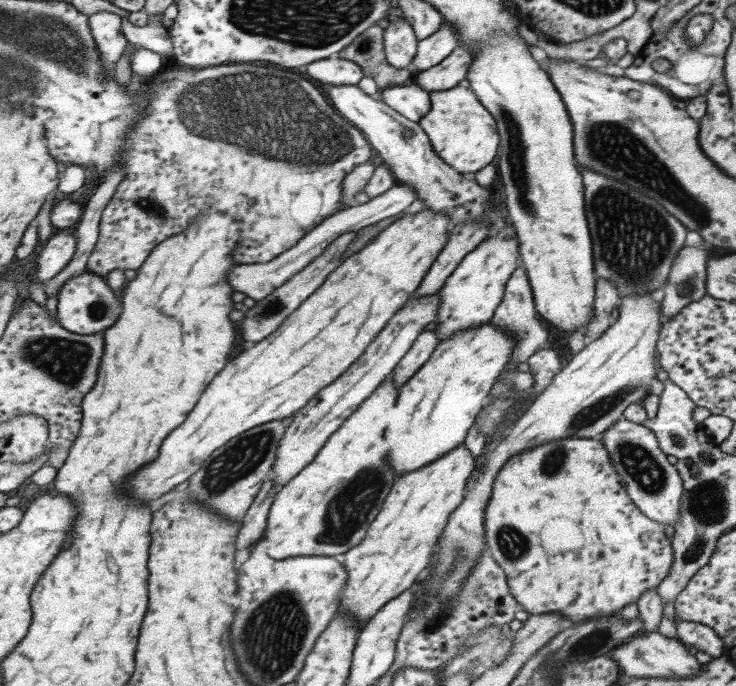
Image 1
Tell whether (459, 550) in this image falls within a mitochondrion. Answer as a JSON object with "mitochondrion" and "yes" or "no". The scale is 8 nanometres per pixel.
{"mitochondrion":"yes"}

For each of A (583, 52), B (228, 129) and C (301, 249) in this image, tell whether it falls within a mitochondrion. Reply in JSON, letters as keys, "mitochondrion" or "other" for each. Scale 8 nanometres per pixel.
{"A":"other","B":"mitochondrion","C":"other"}

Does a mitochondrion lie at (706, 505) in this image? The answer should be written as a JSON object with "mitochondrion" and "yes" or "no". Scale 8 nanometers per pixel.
{"mitochondrion":"yes"}

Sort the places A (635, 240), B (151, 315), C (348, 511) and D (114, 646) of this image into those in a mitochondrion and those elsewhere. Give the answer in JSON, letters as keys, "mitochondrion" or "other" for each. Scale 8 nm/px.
{"A":"mitochondrion","B":"other","C":"mitochondrion","D":"other"}

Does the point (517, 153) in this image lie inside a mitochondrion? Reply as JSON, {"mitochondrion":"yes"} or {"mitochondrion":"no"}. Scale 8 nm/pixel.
{"mitochondrion":"yes"}

